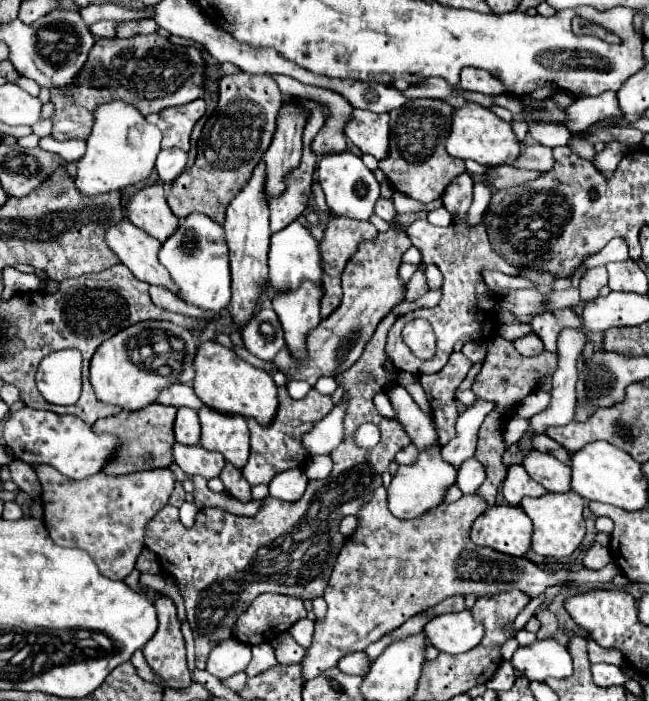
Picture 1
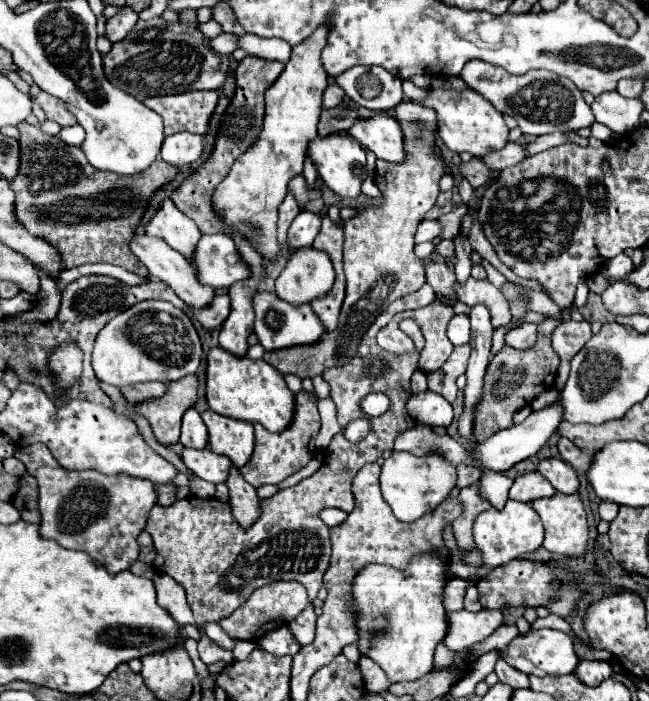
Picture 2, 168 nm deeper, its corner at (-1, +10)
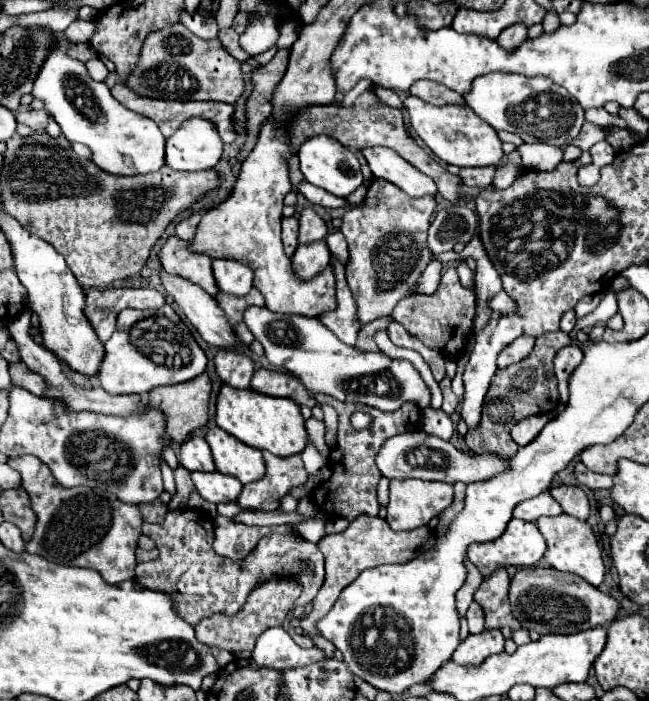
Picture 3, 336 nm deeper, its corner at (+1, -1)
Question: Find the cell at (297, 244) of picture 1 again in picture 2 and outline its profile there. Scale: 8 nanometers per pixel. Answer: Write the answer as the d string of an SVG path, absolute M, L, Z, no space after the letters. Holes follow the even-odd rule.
M300 212L296 216L296 220L292 222L290 230L288 230L288 244L290 244L290 250L296 250L296 248L302 248L302 246L310 246L320 230L320 222L322 218L314 212Z

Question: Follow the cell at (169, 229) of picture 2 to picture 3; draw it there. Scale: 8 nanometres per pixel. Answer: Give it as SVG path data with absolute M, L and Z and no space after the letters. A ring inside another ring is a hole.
M170 235L160 249L160 263L168 273L190 279L192 283L206 289L210 295L218 293L212 275L212 259L208 255L198 255L190 251L190 241L182 241L176 235Z

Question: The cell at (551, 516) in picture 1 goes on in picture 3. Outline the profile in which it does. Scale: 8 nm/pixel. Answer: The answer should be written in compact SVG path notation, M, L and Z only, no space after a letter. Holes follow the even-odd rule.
M562 513L558 517L542 517L536 521L536 525L548 543L544 559L548 561L550 567L554 567L558 571L568 571L568 573L580 575L582 579L586 579L594 587L598 587L602 583L604 563L602 563L600 547L598 547L598 541L586 521Z

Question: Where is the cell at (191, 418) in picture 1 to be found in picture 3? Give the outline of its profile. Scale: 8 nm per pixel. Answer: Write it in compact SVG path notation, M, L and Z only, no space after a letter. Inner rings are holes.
M190 435L180 447L180 465L188 471L214 471L210 447L204 437Z

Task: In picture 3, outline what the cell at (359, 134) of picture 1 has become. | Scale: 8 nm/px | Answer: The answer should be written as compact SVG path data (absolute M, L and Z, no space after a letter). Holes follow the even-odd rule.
M364 147L362 155L366 157L374 177L398 185L402 191L406 191L412 197L436 195L434 181L422 175L422 171L414 169L396 151L390 151L388 147Z

